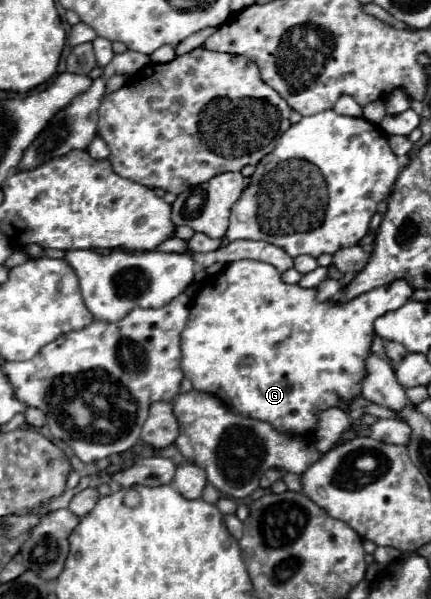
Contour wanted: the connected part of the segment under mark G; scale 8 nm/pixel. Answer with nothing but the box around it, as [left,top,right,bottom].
[181,259,413,437]

